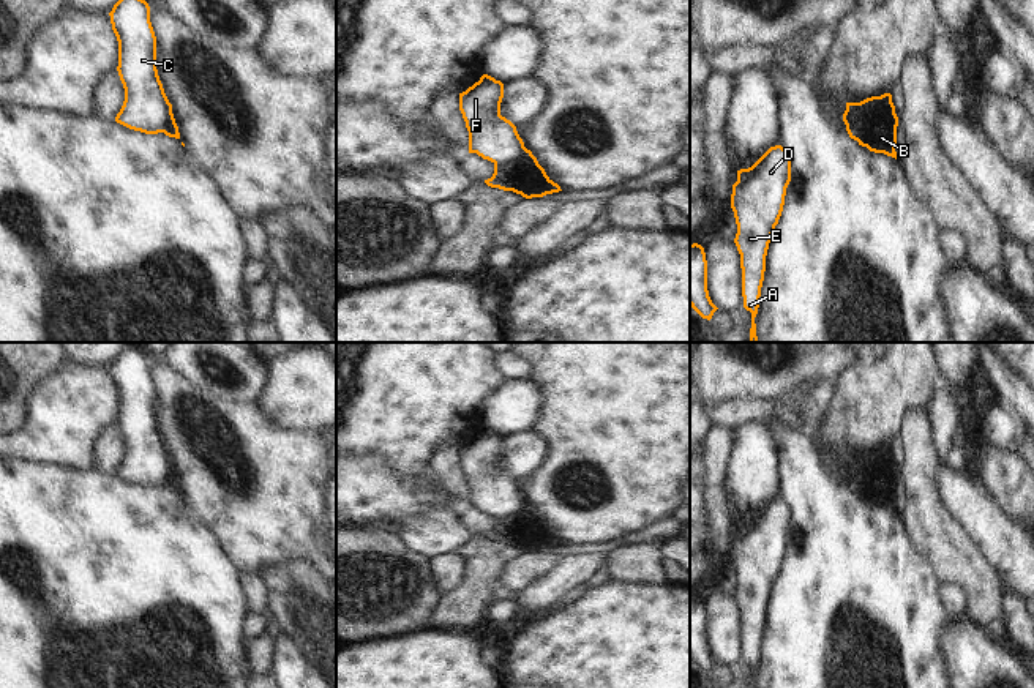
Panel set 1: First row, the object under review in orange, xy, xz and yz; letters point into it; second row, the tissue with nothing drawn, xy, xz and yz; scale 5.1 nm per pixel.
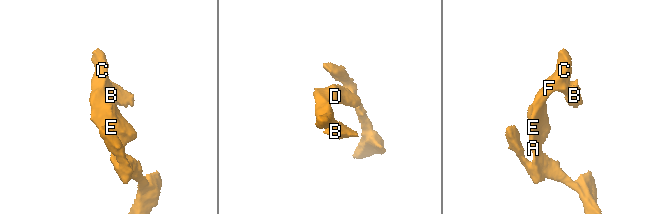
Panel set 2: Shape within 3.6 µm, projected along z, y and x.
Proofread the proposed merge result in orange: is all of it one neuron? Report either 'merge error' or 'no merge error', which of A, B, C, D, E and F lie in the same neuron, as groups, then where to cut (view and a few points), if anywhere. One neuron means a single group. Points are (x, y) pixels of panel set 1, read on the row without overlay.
merge error | A C D E F / B | xz (524, 501), (509, 519), (494, 518)

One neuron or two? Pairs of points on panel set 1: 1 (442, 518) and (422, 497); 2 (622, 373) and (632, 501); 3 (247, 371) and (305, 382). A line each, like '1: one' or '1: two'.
1: two
2: one
3: two

